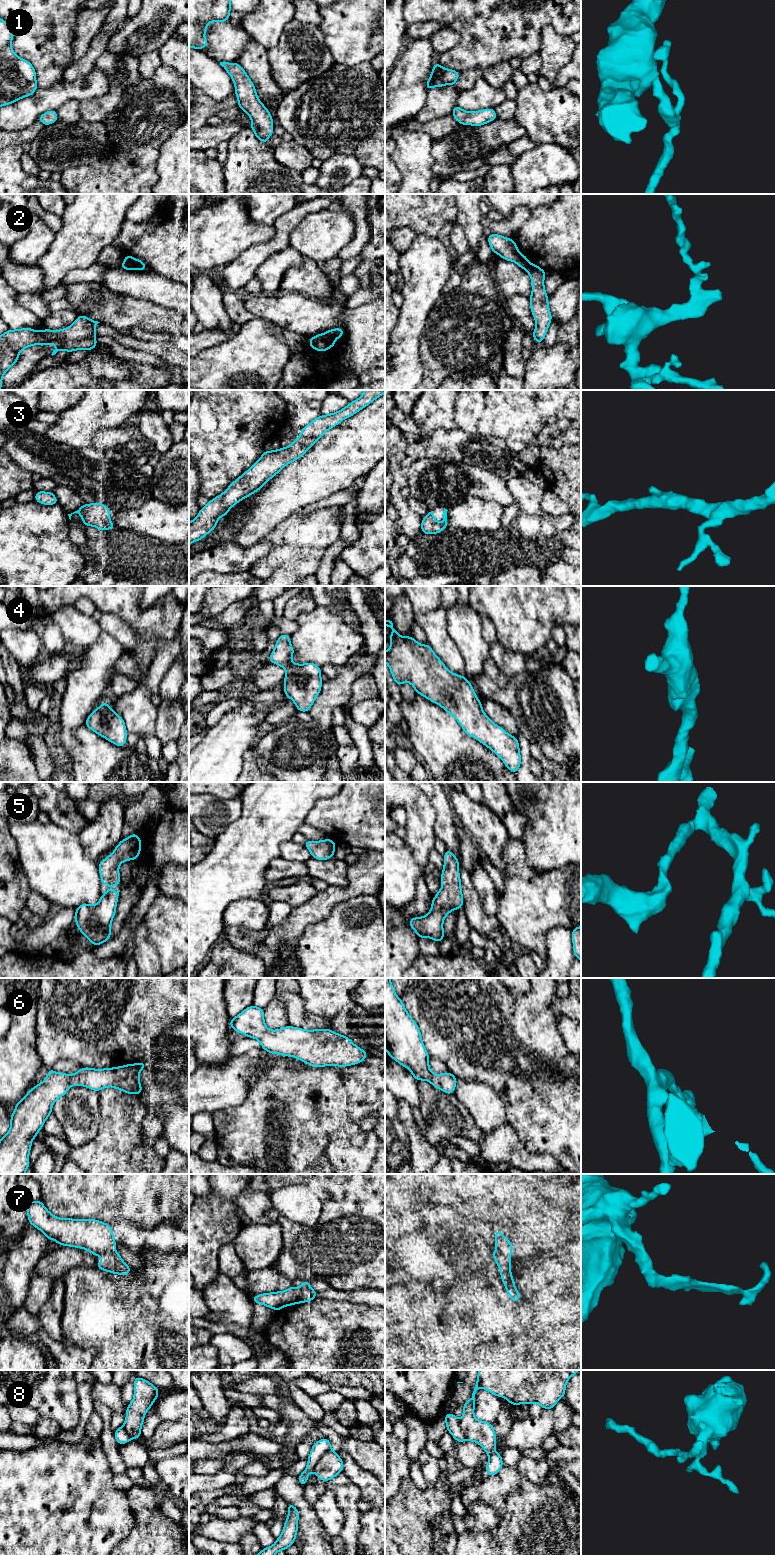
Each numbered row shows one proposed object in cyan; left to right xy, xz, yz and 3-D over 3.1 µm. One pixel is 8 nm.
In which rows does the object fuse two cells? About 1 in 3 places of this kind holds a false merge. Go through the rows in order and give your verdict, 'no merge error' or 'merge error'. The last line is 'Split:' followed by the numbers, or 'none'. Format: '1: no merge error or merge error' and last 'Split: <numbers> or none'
1: no merge error
2: merge error
3: no merge error
4: no merge error
5: no merge error
6: no merge error
7: merge error
8: merge error
Split: 2, 7, 8

